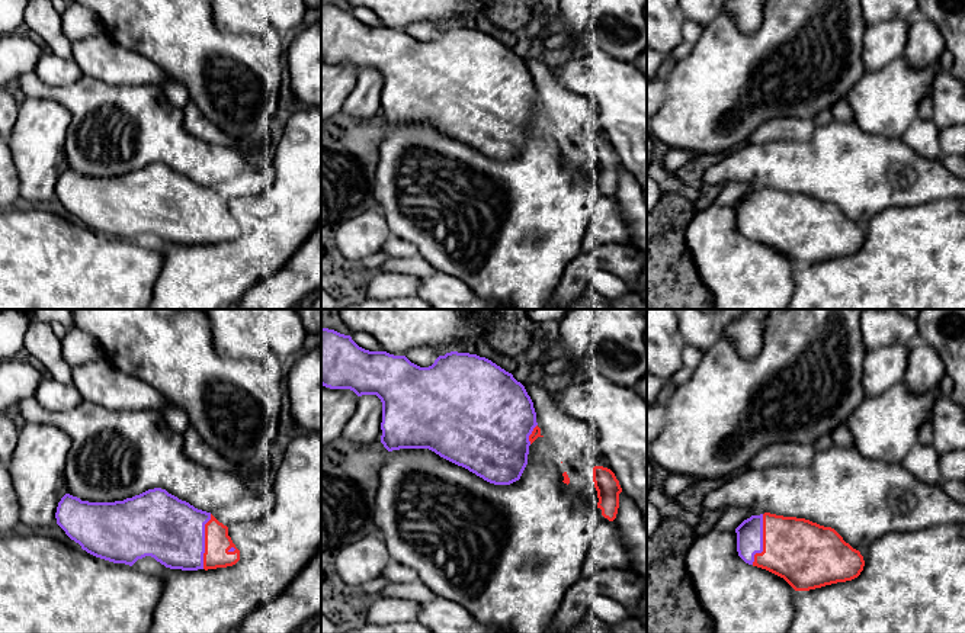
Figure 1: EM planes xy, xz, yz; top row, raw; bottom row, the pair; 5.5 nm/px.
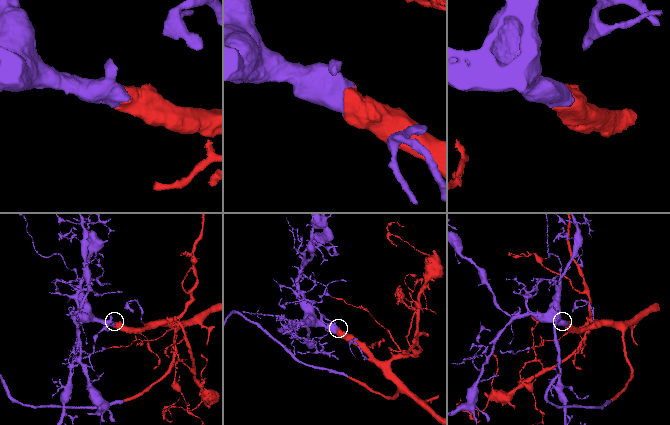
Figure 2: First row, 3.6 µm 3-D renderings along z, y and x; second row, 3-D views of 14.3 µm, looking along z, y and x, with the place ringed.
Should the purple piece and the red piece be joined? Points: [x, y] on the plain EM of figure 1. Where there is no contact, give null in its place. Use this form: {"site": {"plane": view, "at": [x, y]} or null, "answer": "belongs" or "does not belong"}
{"site": {"plane": "xy", "at": [204, 217]}, "answer": "belongs"}

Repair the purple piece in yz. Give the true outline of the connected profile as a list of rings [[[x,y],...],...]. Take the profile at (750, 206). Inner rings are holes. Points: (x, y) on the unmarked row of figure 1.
[[[764,187],[744,195],[735,208],[737,226],[746,238],[783,253],[795,266],[852,256],[865,241],[860,226],[846,218],[834,203],[805,193]]]

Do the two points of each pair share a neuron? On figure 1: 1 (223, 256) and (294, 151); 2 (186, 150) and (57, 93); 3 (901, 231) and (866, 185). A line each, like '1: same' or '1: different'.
1: same
2: same
3: different

